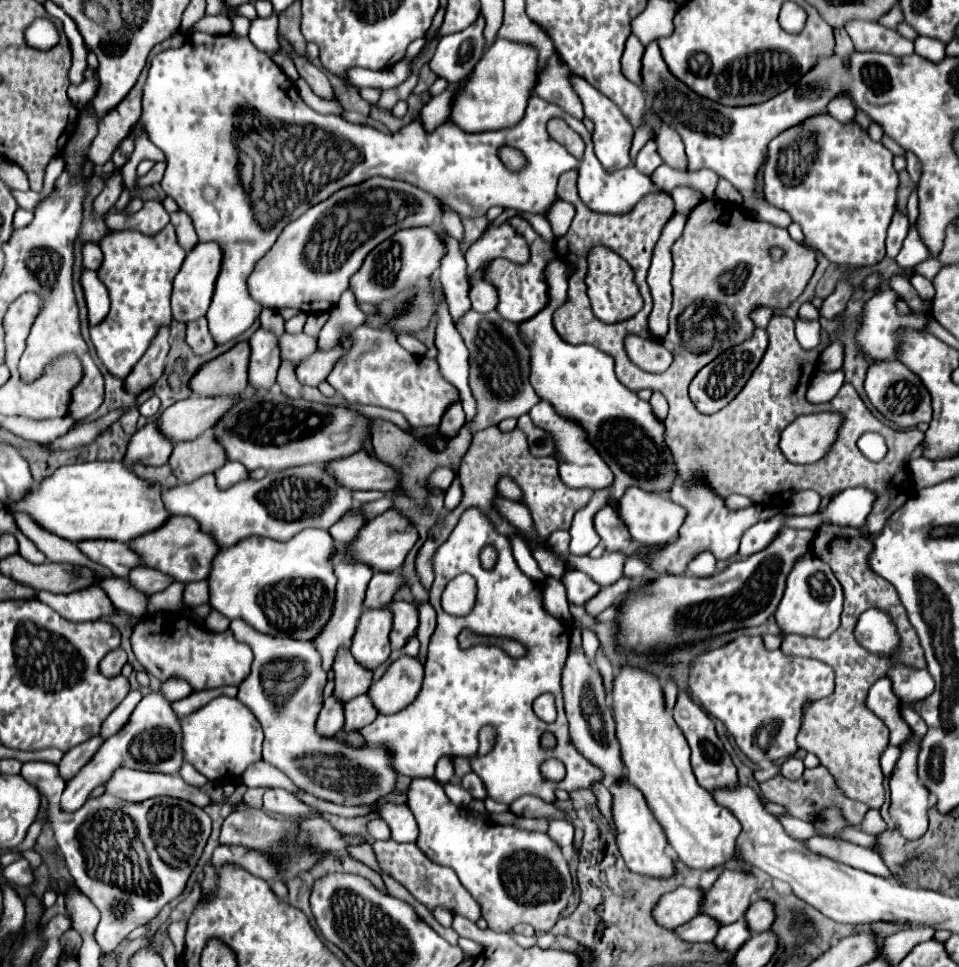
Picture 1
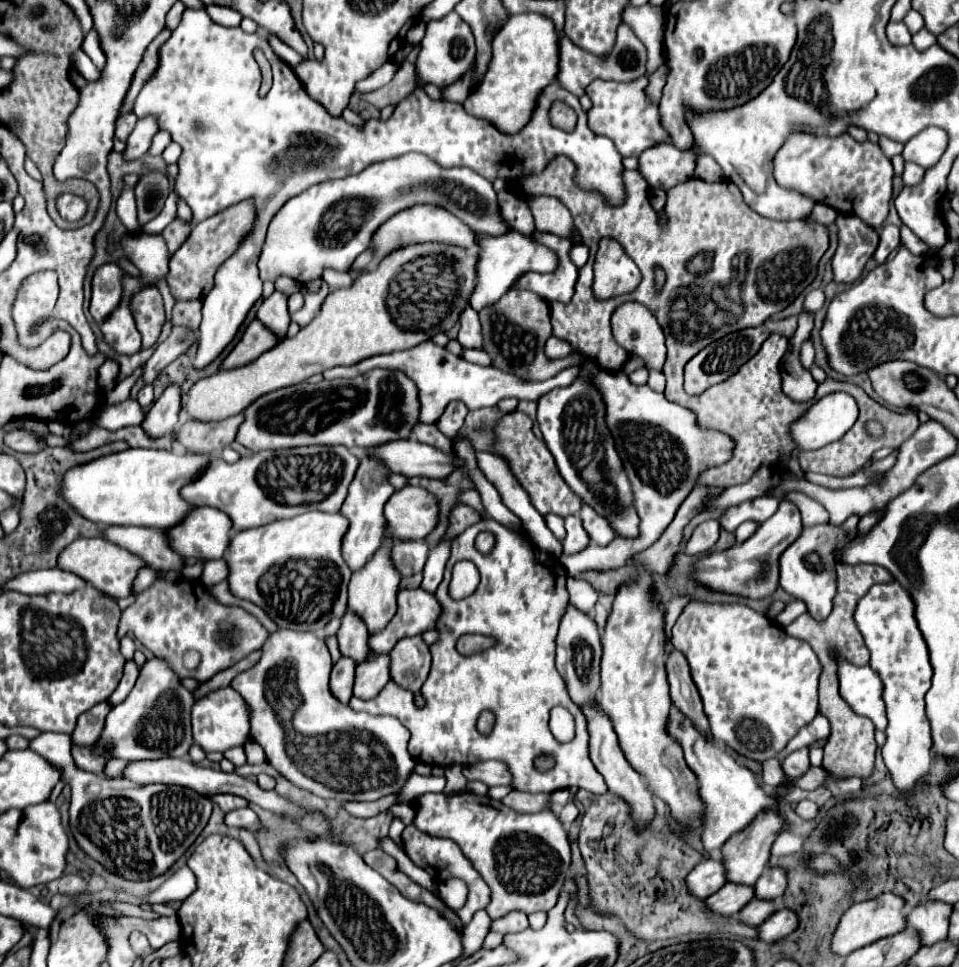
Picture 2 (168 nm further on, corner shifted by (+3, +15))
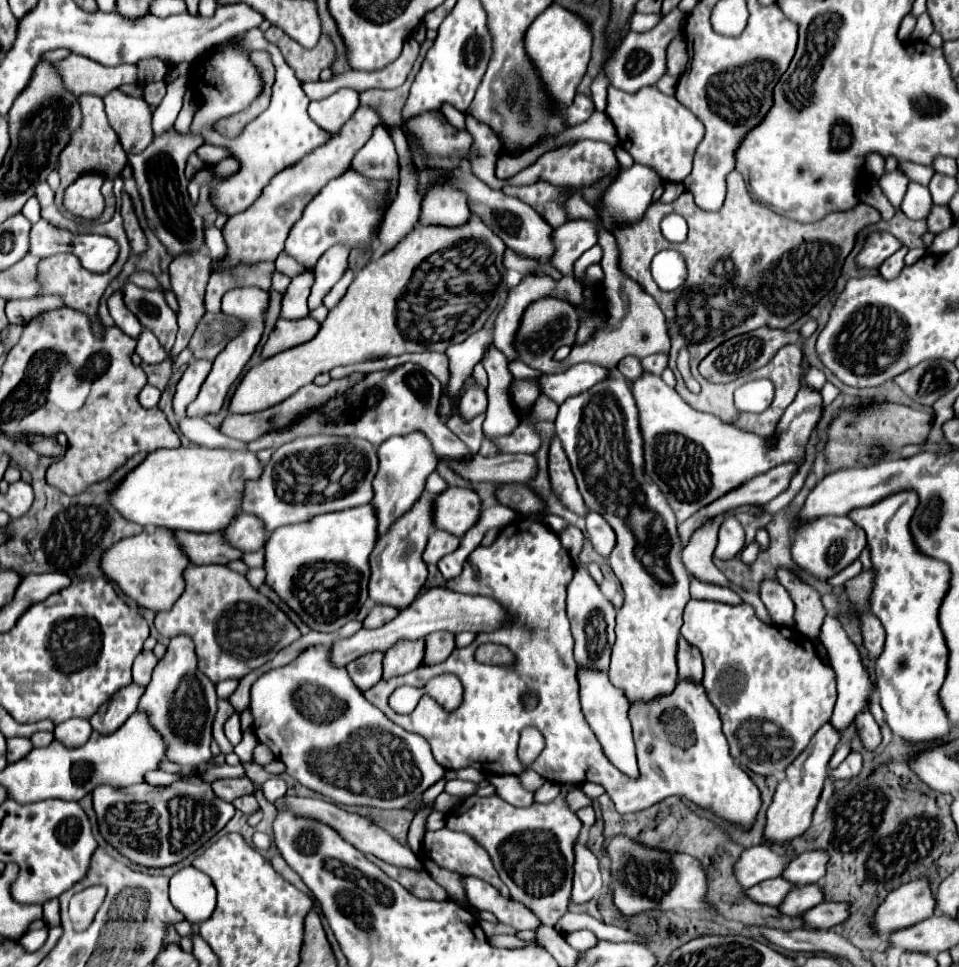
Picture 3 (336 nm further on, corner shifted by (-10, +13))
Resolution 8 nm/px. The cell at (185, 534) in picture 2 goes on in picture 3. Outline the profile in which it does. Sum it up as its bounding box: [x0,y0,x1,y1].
[222,513,266,553]

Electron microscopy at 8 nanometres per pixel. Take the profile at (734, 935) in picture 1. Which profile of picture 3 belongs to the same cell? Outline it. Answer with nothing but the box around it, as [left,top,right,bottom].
[778,885,824,917]

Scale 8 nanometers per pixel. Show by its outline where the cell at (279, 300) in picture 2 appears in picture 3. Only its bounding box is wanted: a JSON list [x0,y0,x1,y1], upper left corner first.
[280,269,314,319]

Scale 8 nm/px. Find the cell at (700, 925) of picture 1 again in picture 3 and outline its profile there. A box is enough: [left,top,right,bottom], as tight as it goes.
[746,877,792,907]

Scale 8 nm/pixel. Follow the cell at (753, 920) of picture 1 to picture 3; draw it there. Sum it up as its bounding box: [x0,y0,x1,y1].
[782,851,828,885]

